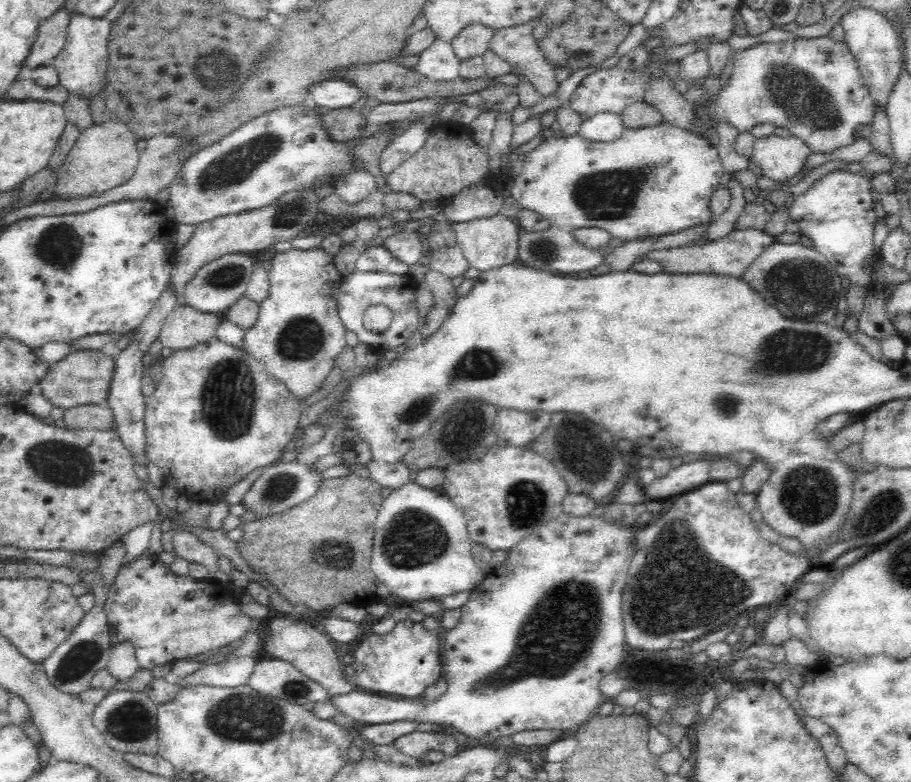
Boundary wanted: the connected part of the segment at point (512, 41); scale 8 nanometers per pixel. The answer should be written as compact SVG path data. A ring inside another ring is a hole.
M542 14L521 25L510 28L501 28L497 30L488 45L488 48L495 52L502 60L508 61L511 66L520 68L520 72L528 78L536 92L540 93L540 98L548 98L557 93L560 82L556 79L555 71L552 65L542 57L542 51L538 49L536 41L532 36L532 30L543 22Z

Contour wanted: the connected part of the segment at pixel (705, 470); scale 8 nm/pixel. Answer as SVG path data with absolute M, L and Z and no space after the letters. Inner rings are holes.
M697 458L691 463L682 463L674 467L670 474L664 478L656 478L652 484L645 485L642 490L645 496L652 501L660 501L666 496L684 493L701 484L708 483L710 479L710 467L714 460Z

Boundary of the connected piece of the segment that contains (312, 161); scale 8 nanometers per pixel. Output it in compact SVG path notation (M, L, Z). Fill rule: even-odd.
M280 107L270 112L262 113L260 116L254 117L252 120L241 124L232 132L222 136L218 142L212 143L194 153L180 168L175 179L169 184L170 199L168 205L172 206L176 211L176 222L181 224L192 224L194 226L213 220L213 218L227 215L238 215L244 212L254 211L263 207L274 204L279 197L282 197L290 190L298 190L298 188L310 188L314 182L320 180L330 180L332 176L340 176L340 174L349 174L354 171L352 159L350 159L350 149L348 149L345 141L332 141L330 137L324 133L322 129L322 116L320 113L314 113L314 109L302 111L300 107Z

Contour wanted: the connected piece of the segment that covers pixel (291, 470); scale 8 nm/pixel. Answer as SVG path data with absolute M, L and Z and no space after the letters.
M295 461L285 464L266 467L262 476L258 478L242 497L240 504L245 510L257 516L257 518L273 515L274 513L284 512L304 500L310 498L318 487L321 486L323 479L316 471L311 470L312 466L298 464Z

